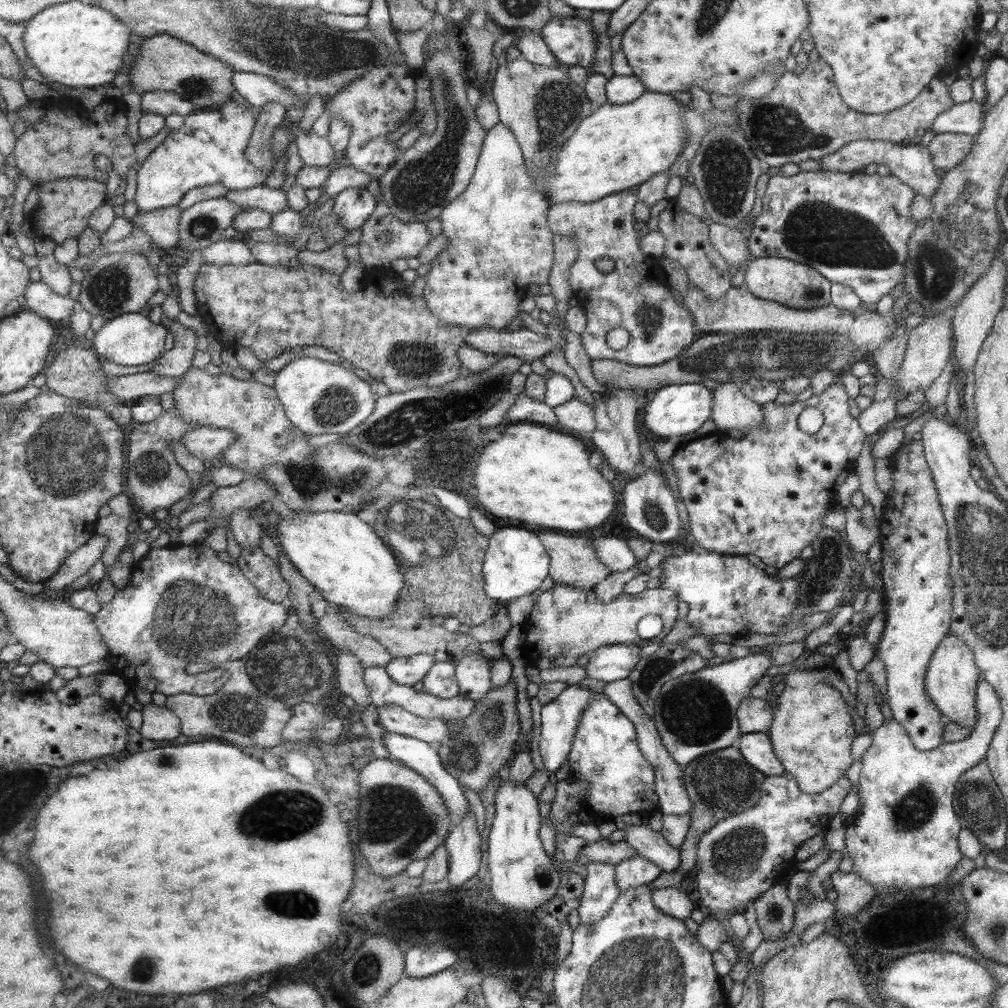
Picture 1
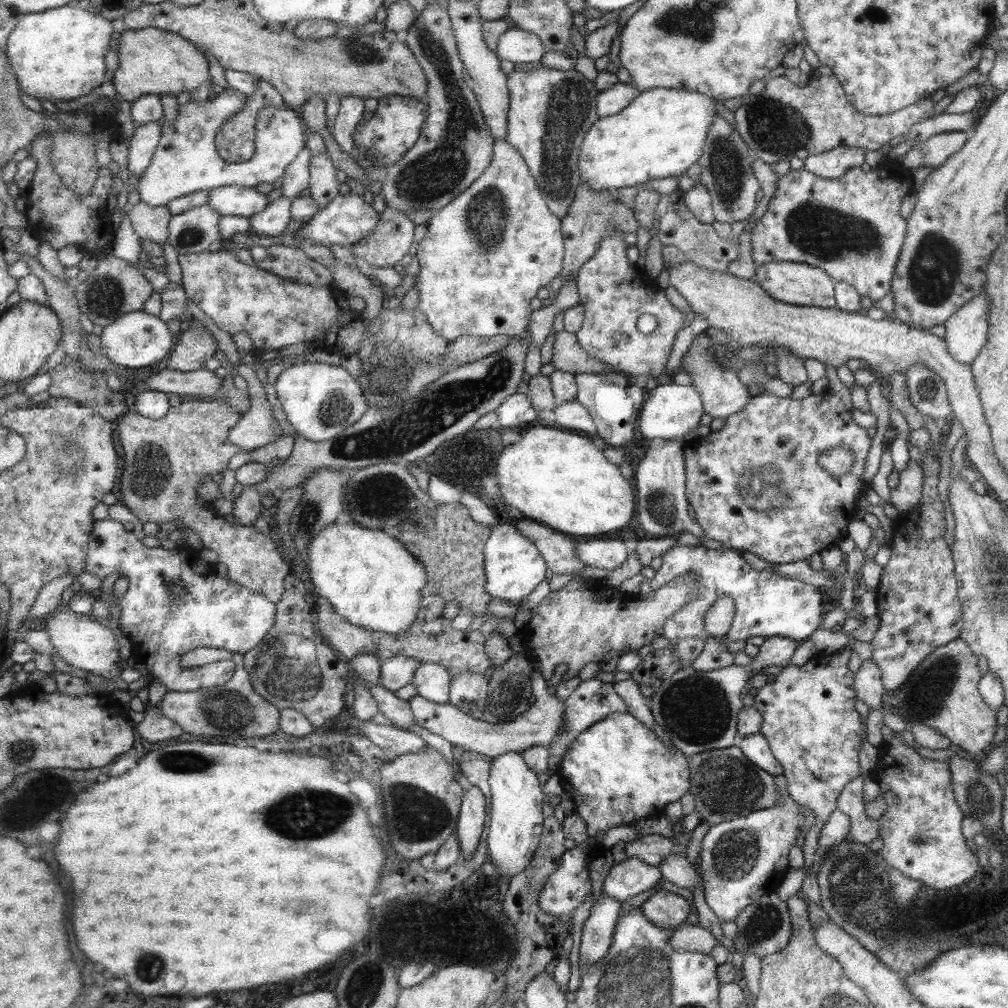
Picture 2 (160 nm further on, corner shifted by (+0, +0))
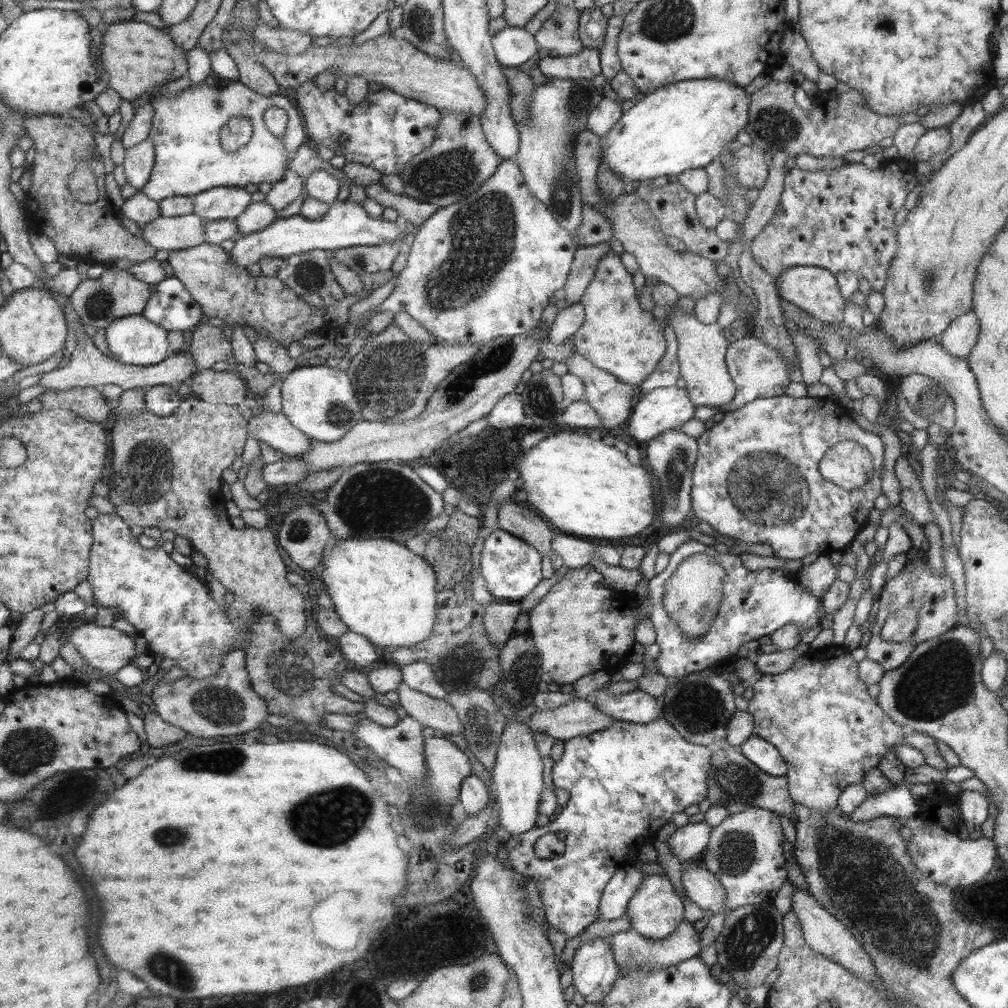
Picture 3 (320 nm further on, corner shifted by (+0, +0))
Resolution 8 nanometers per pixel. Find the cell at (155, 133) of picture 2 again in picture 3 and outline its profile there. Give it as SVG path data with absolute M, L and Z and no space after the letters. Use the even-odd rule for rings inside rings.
M149 136L147 141L126 150L124 167L126 180L140 191L144 189L151 180L156 165L156 144Z

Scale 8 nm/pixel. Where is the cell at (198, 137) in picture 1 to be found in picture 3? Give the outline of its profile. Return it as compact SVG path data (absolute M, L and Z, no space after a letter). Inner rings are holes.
M206 81L199 86L189 86L174 96L156 97L150 102L153 103L153 109L155 109L155 120L153 120L150 136L153 143L156 144L156 165L149 184L142 191L159 203L165 198L193 196L198 192L218 186L242 187L246 184L261 184L261 182L273 184L283 176L287 170L287 164L297 152L297 146L305 140L301 118L297 110L289 104L287 98L279 94L273 94L273 96L256 94L255 91L249 90L247 86L238 81L227 84L225 88L219 88L219 86L216 88L213 84L209 86ZM271 107L279 108L287 114L285 132L283 139L280 140L268 132L262 120L263 113ZM234 117L249 119L252 134L249 142L241 146L237 152L227 153L221 150L219 144L220 130Z

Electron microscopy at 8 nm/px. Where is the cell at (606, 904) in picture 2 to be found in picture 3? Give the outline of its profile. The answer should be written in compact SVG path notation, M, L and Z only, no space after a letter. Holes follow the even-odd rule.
M605 936L582 942L569 967L572 972L570 992L577 992L591 1004L600 1003L607 996L618 974Z

